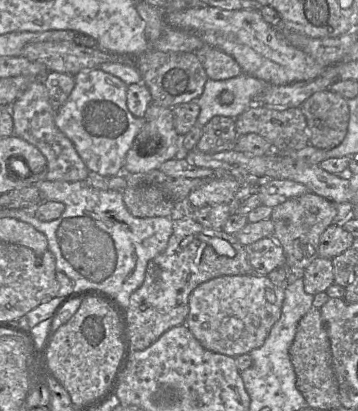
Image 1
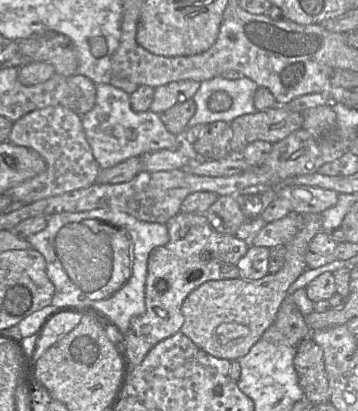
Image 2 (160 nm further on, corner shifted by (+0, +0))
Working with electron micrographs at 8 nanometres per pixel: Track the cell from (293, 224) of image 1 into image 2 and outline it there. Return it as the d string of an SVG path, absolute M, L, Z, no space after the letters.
M322 214L303 215L303 225L293 239L286 244L287 259L284 266L275 274L267 274L261 279L243 278L211 280L194 289L182 304L184 323L181 332L200 349L218 359L235 361L245 356L260 340L263 333L274 322L277 311L288 295L290 285L306 270L306 252L312 238L322 230Z

